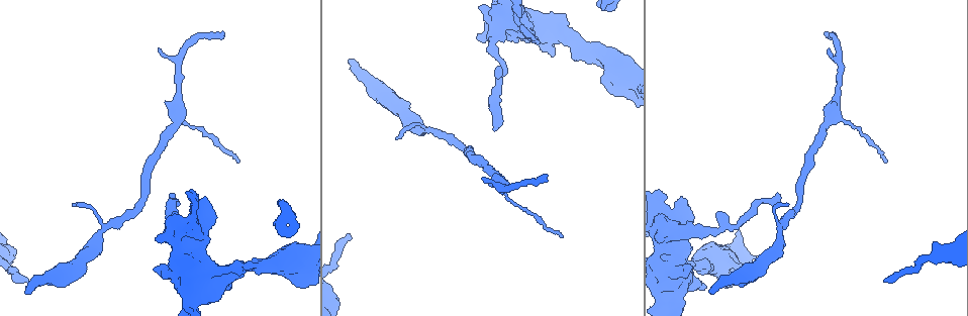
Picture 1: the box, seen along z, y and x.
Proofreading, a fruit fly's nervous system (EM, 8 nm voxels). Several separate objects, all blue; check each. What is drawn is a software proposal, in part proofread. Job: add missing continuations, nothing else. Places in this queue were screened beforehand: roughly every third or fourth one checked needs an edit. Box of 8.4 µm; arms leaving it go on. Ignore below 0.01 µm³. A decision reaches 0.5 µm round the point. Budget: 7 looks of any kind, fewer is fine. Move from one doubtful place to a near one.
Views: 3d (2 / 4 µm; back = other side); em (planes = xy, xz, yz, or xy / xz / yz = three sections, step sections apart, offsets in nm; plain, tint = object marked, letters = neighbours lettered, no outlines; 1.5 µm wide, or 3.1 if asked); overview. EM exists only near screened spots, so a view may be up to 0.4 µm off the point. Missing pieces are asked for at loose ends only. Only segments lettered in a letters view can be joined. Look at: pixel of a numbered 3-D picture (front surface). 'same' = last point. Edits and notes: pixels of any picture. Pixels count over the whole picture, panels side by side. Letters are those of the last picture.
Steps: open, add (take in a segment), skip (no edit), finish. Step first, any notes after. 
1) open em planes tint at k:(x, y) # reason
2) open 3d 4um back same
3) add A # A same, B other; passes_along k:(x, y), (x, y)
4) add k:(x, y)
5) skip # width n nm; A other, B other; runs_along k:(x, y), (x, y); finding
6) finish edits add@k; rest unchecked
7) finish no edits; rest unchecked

open em yz step 4 letters at 1:(687, 271) # branch stops here

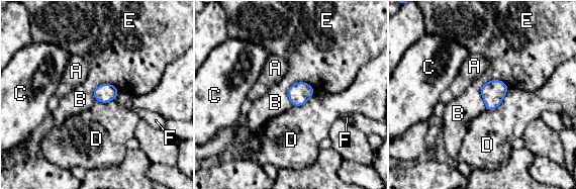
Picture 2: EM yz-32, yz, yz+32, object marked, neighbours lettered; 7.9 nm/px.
skip # A other, B other, C other, D other, E other, F other; border 2:(508, 87), (503, 100), (485, 110); no lettered segment goes on from it

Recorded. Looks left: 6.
open 3d 2um at 1:(776, 195) # branch stops here

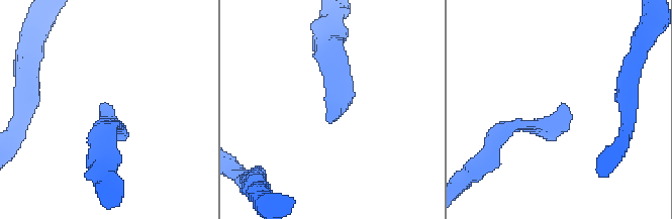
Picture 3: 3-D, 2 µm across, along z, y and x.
open em planes plain at 3:(102, 104)

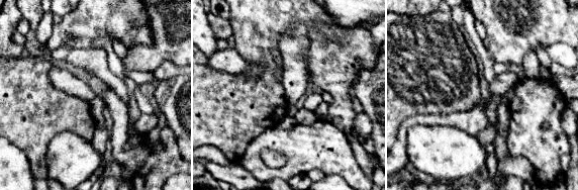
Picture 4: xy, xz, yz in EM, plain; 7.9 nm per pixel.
open em planes letters same

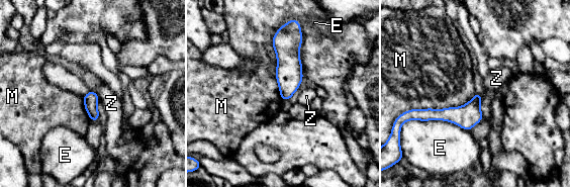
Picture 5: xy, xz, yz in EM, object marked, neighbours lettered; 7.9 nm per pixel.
skip # E other, M other, Z other; border 5:(475, 93), (458, 106), (410, 109); none of them fits

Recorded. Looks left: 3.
open 3d 4um at 1:(174, 212) # thin end

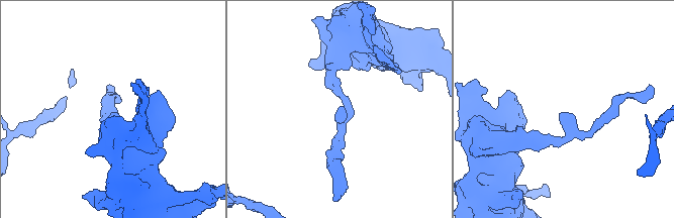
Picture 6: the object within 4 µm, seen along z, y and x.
open em yz step 4 letters at 6:(342, 109) # arm_widths 160, 200 nm

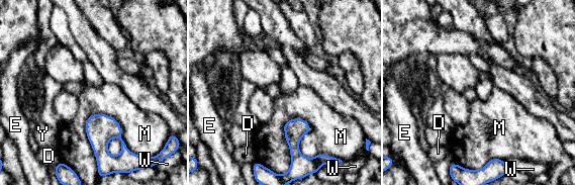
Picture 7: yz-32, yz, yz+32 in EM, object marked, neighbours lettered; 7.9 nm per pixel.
skip # D other, E other, M other, W other, Y other; none of them fits

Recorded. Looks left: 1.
finish no edits; rest unchecked

